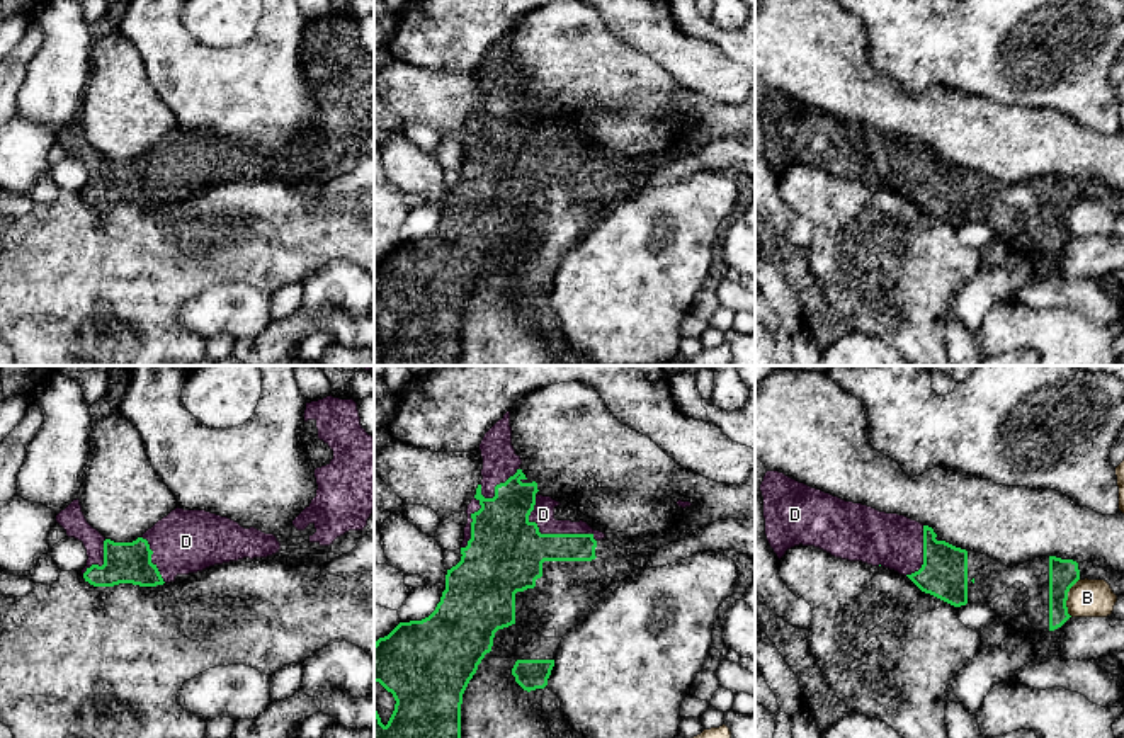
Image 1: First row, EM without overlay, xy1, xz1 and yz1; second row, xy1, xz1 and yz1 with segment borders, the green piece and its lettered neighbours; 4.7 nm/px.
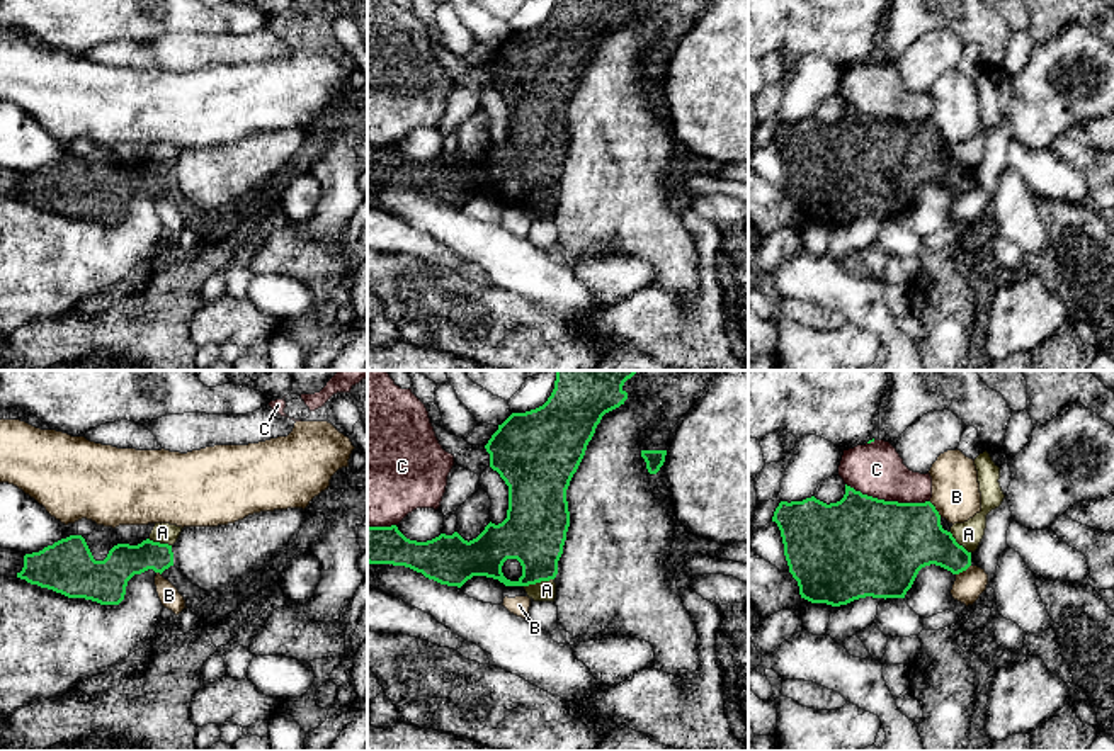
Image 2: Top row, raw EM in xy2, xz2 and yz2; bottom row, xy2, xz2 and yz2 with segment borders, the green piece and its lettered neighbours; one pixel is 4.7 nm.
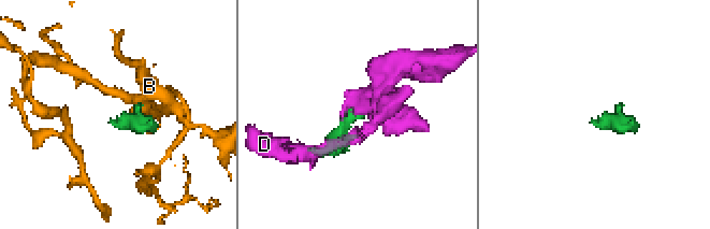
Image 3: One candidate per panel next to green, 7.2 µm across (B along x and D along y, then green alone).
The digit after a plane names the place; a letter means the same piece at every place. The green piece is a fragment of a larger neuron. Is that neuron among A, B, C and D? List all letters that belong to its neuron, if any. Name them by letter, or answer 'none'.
D

